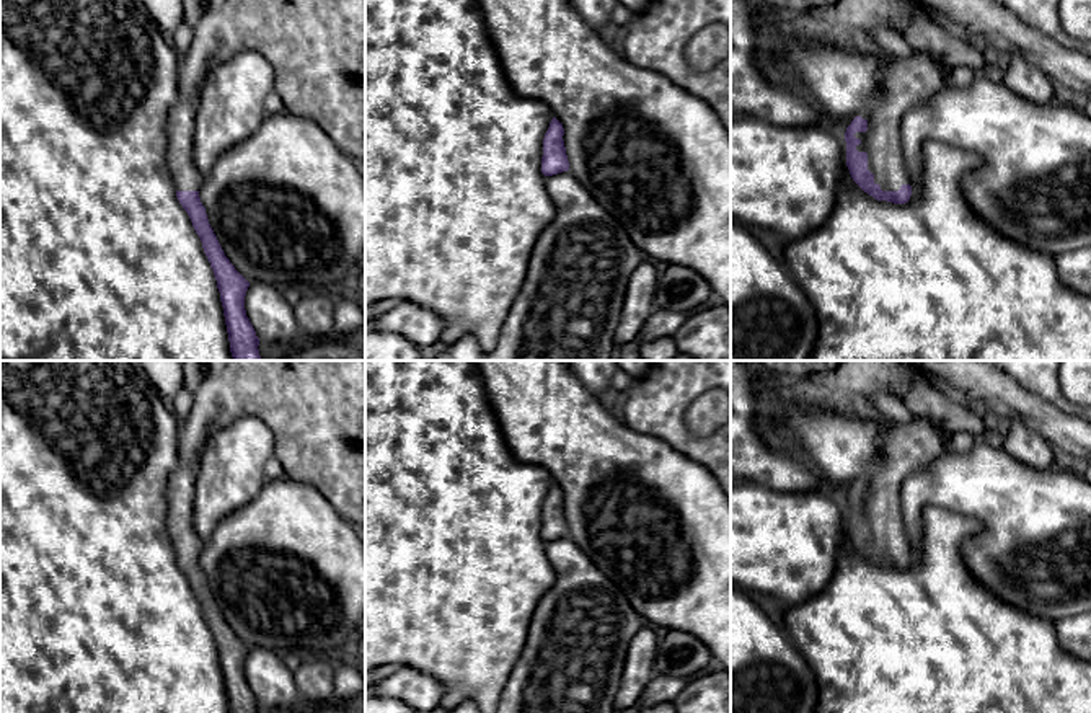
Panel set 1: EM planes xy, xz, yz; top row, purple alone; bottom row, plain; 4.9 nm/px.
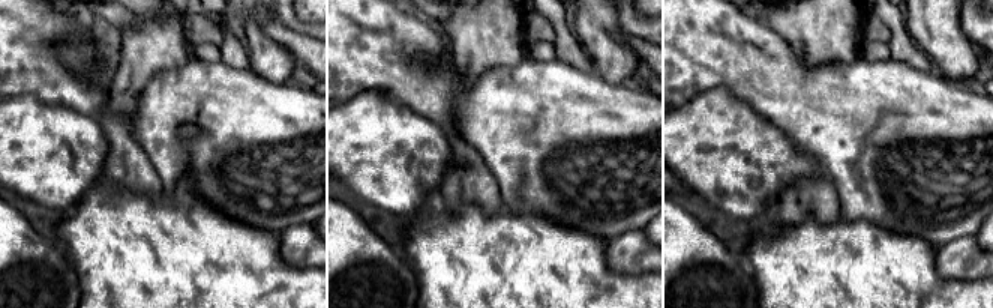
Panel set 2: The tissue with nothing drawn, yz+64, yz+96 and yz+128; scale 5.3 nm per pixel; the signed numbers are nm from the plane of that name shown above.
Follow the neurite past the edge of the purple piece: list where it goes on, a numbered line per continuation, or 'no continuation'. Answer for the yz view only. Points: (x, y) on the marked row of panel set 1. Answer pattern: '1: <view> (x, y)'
1: yz (905, 82)

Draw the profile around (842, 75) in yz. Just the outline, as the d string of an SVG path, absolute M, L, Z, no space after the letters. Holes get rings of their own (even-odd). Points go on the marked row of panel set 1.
M822 29L819 38L809 42L794 34L776 34L768 60L784 75L786 82L794 83L825 113L845 150L845 132L851 121L881 103L881 73L887 57L853 36Z

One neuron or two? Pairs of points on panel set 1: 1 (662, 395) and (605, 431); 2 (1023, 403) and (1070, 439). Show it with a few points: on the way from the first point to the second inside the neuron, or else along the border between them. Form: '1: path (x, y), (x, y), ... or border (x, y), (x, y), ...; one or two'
1: border (623, 423), (636, 431), (659, 438); two
2: path (1034, 413), (1059, 428); one

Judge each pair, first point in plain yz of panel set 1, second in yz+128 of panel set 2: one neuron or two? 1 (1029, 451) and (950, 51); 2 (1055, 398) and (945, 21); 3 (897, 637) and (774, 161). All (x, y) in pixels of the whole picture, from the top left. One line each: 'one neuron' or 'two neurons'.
1: one neuron
2: two neurons
3: two neurons

